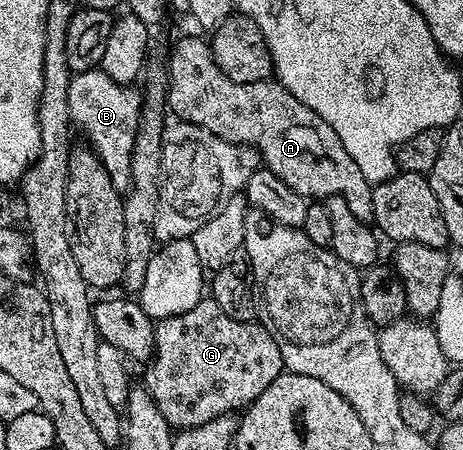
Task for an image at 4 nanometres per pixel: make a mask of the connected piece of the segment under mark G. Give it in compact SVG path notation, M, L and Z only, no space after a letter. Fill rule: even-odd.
M204 297L184 313L155 324L156 345L150 360L152 368L145 373L142 383L171 428L202 426L223 415L231 416L251 405L282 374L285 365L281 340L267 326L259 327L258 324L256 321L243 323L222 313L220 306L210 297Z

